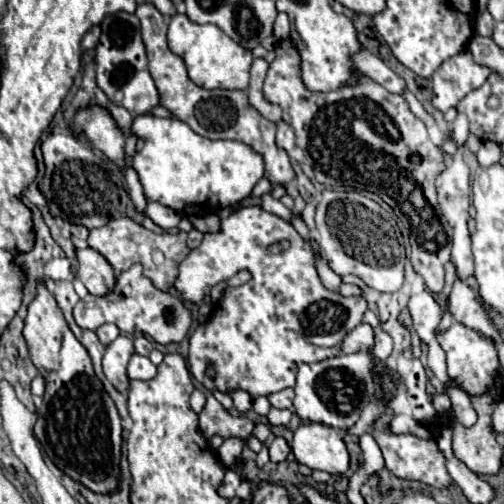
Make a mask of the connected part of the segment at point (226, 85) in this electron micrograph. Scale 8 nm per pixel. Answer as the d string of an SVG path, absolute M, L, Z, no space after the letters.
M176 13L168 25L168 47L174 55L182 57L188 69L188 77L204 89L246 89L250 81L250 65L254 55L244 49L216 25L192 23L186 15Z

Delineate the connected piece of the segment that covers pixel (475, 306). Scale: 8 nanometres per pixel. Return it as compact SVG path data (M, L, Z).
M457 277L453 284L449 297L450 313L458 323L462 323L462 325L466 325L466 327L472 327L472 329L476 329L478 333L492 335L496 329L494 329L494 325L490 323L488 313L486 313L486 309L482 307L482 301L476 299L476 291L474 291L468 283L464 283L464 289L462 289L462 283L463 282Z

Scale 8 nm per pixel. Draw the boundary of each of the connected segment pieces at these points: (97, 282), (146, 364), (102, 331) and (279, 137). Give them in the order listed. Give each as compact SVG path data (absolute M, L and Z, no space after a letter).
M78 249L78 279L86 285L92 295L108 295L116 285L116 273L112 265L94 249Z
M132 355L130 363L128 363L128 377L130 379L152 379L157 373L157 367L152 365L152 361L148 357L142 357L142 355Z
M100 325L100 327L96 329L96 335L98 335L98 339L100 339L104 345L108 345L108 343L112 343L112 341L118 337L118 327L116 327L116 325Z
M280 121L278 123L278 131L276 131L276 143L286 149L286 151L292 151L296 147L296 139L294 139L294 131L292 127L286 123L286 121Z

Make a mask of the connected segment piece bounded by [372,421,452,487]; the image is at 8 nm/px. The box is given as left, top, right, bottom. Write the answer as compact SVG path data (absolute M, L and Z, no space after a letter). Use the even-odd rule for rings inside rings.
M384 421L374 423L372 437L376 439L376 443L384 455L384 461L386 461L386 469L392 475L402 477L402 479L422 481L422 483L432 485L432 487L450 487L452 477L446 471L446 459L444 459L442 451L438 449L438 443L434 439L424 441L424 439L414 437L414 435L392 435Z

